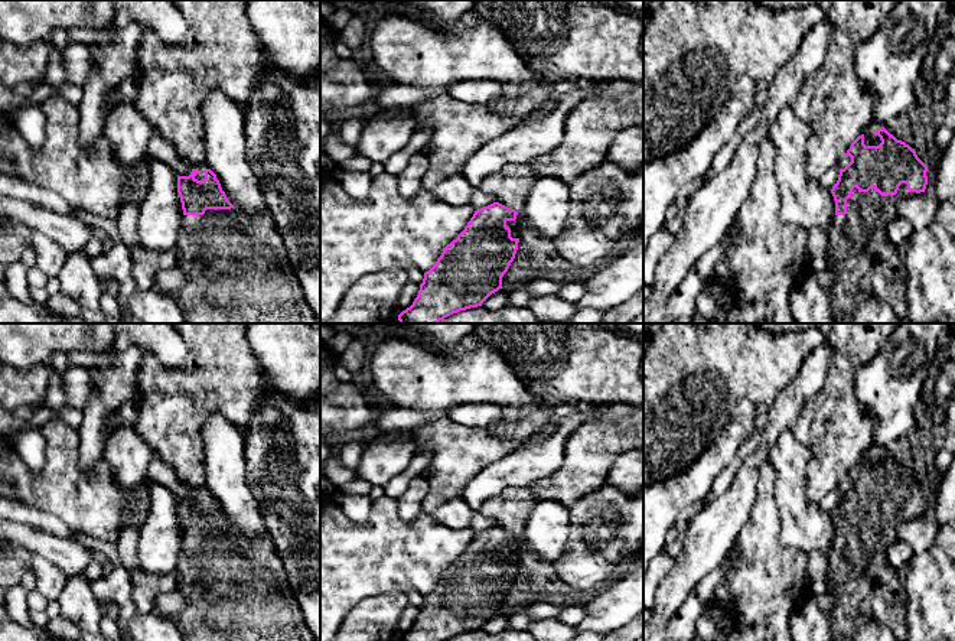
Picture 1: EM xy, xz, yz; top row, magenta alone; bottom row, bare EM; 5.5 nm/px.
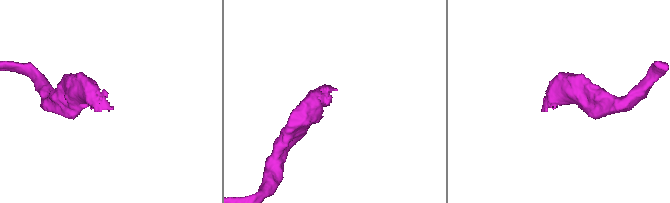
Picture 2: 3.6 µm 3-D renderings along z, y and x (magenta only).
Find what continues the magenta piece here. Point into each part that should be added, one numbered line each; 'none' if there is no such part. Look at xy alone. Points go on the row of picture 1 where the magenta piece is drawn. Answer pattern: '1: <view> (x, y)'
1: xy (237, 269)

